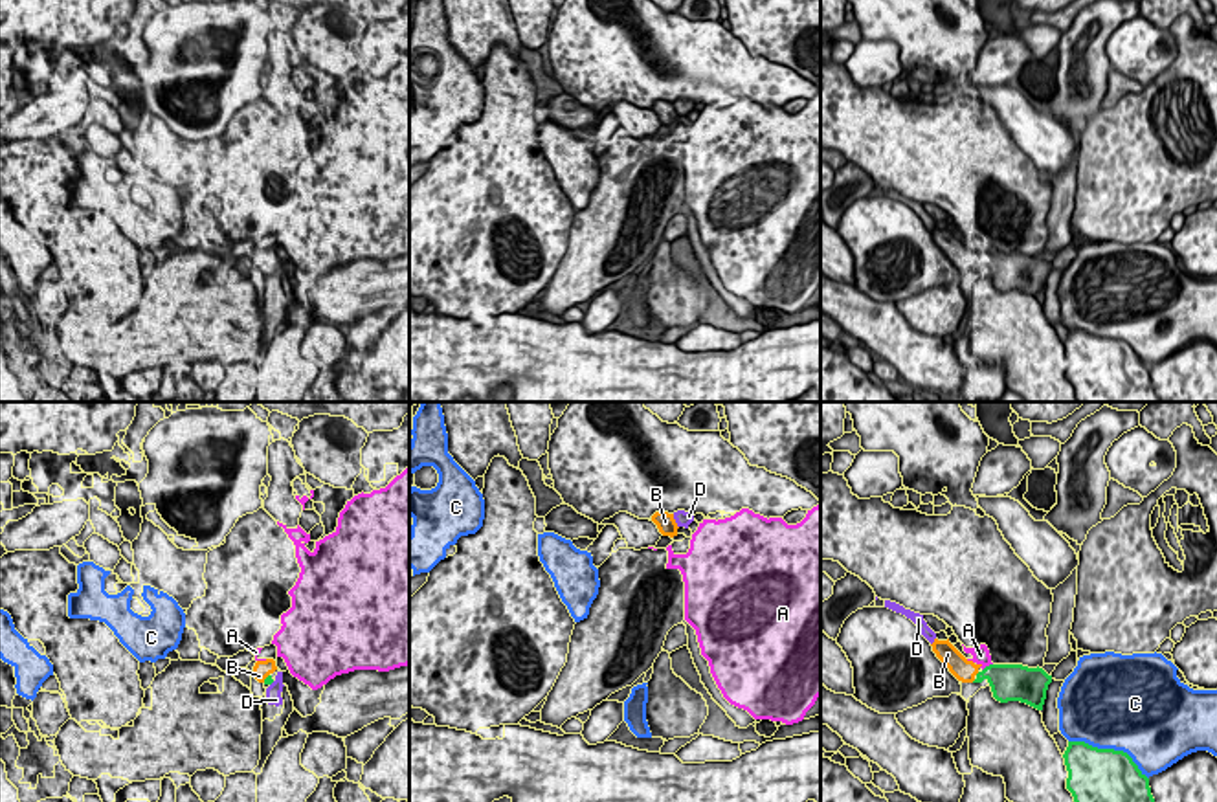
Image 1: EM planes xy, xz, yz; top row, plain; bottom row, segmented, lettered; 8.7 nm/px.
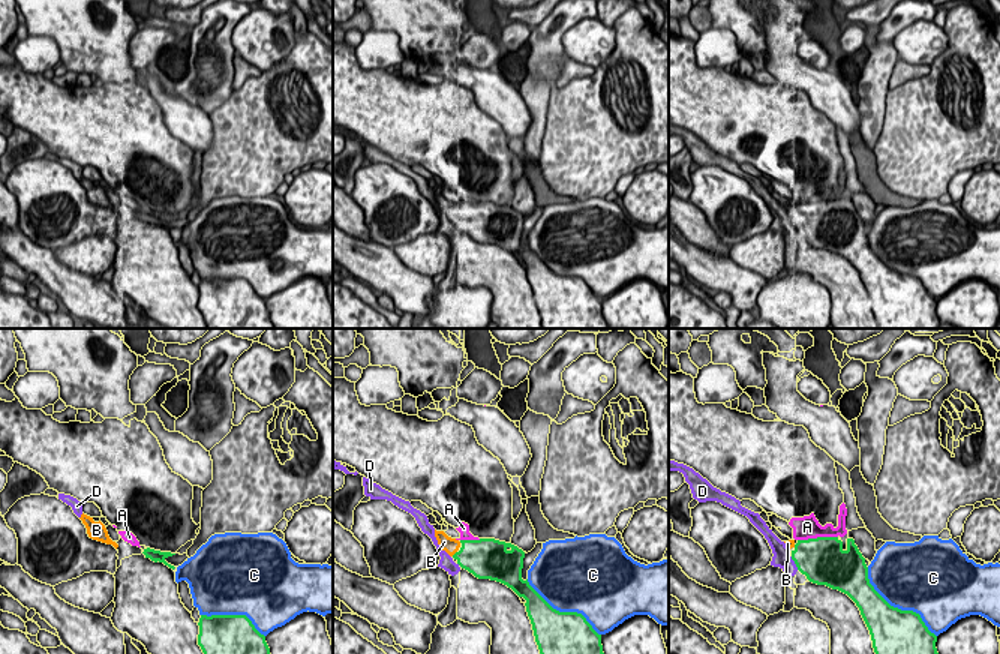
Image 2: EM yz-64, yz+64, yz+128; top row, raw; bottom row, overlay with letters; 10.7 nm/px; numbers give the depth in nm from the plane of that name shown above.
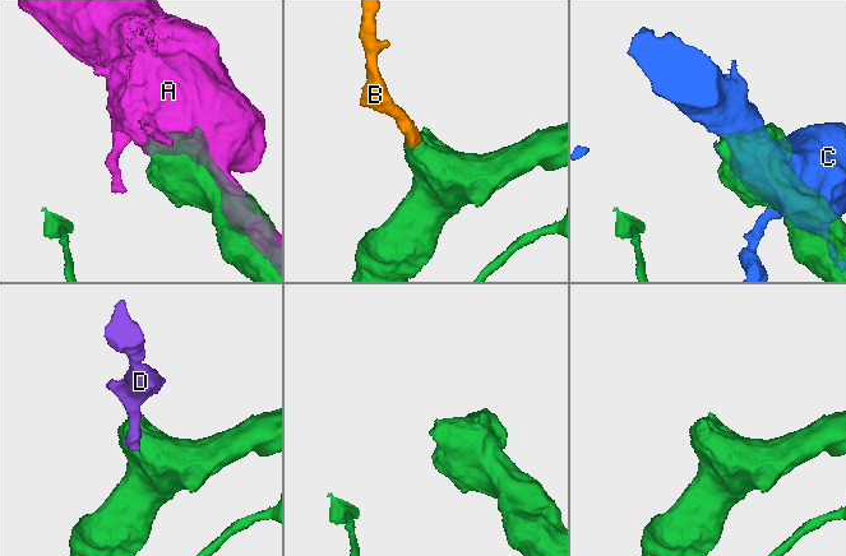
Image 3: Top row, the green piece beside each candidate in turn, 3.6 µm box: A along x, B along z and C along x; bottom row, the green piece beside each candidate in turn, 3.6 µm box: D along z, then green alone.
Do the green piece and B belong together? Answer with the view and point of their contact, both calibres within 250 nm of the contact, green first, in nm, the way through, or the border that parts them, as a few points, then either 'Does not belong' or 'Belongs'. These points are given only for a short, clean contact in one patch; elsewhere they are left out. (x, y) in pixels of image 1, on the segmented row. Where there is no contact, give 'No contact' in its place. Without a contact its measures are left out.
Touches green at xy (267, 678). Thickness 70 nm (green) against 160 nm. Belongs

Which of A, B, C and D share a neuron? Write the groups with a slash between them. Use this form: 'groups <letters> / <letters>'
groups A / B / C / D

